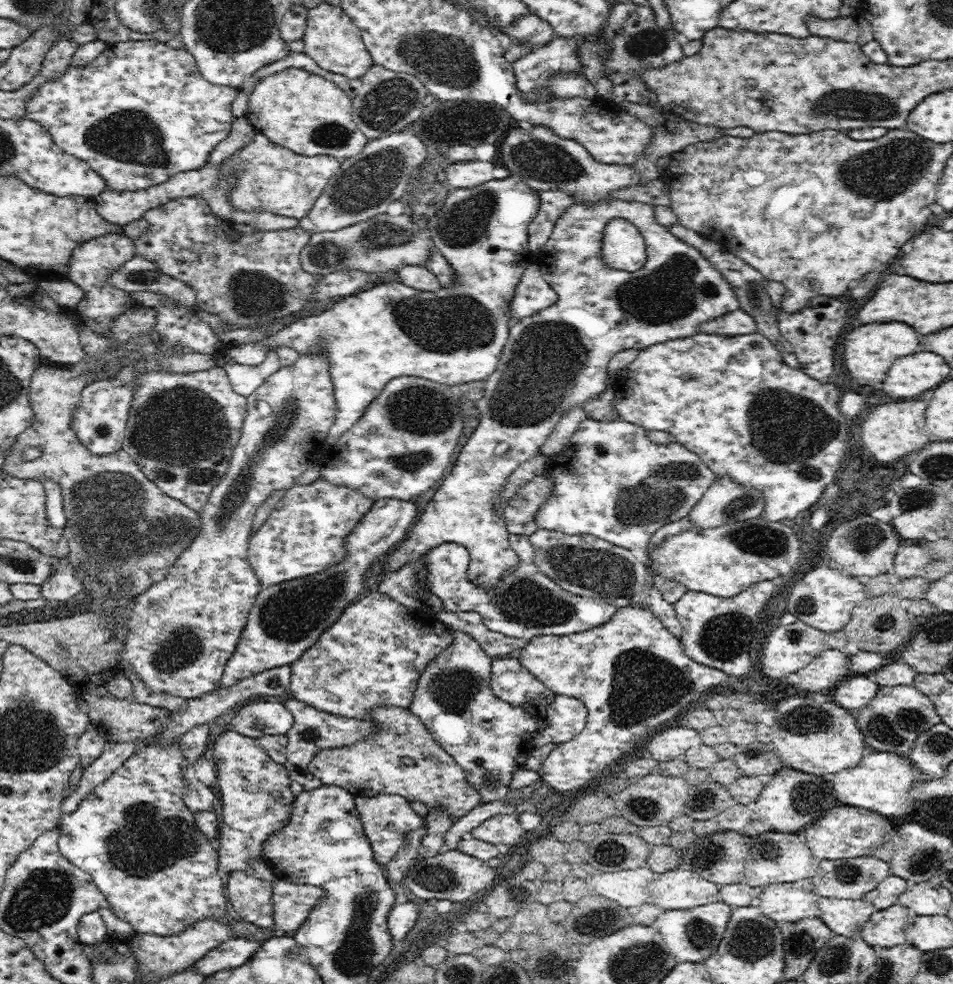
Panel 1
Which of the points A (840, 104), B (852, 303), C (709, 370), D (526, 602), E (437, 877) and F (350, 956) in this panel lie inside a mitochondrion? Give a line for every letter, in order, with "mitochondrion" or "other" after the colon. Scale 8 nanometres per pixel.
A: mitochondrion
B: other
C: other
D: mitochondrion
E: mitochondrion
F: mitochondrion

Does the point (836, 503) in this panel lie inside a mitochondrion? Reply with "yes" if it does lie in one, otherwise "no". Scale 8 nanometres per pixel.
no

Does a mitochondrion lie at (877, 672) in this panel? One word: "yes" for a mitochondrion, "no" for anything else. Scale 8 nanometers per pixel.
no

